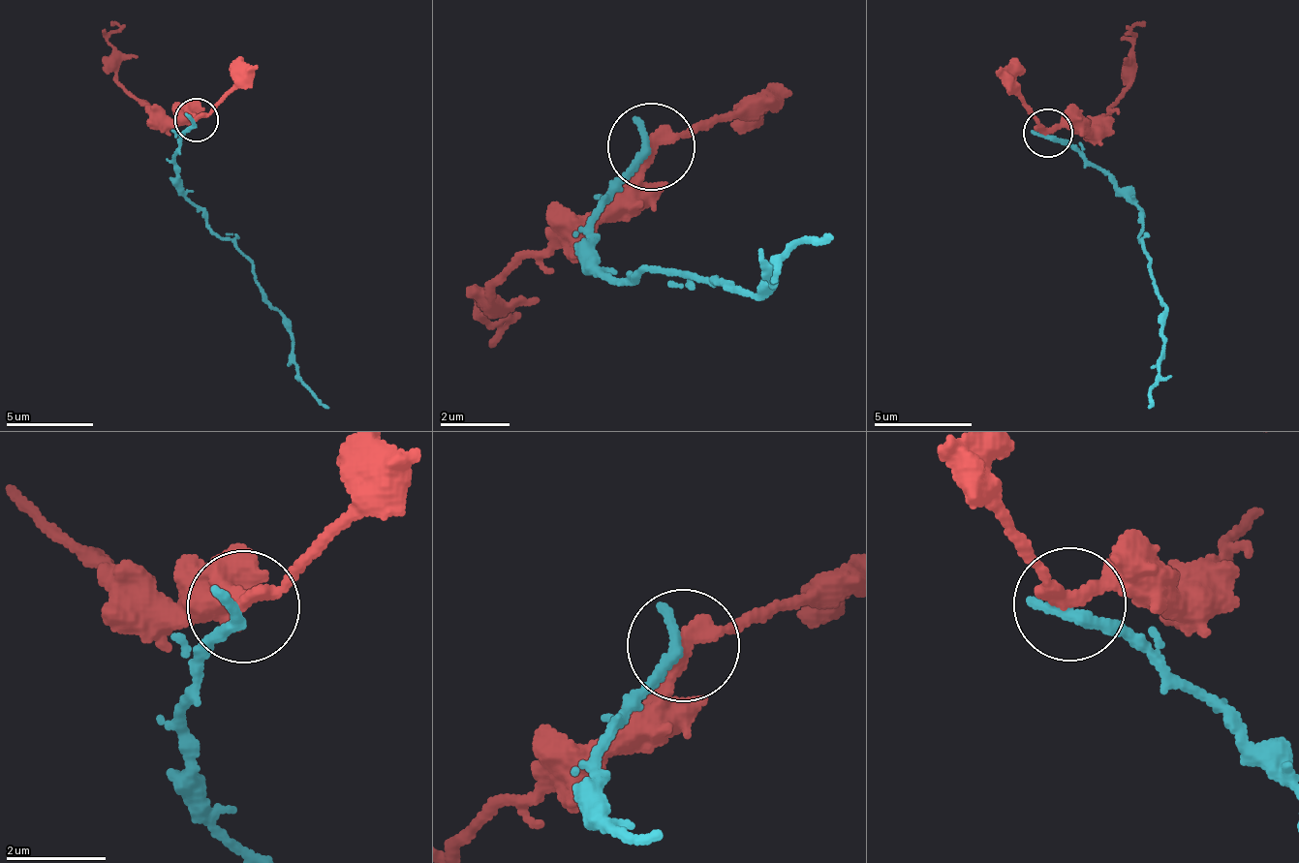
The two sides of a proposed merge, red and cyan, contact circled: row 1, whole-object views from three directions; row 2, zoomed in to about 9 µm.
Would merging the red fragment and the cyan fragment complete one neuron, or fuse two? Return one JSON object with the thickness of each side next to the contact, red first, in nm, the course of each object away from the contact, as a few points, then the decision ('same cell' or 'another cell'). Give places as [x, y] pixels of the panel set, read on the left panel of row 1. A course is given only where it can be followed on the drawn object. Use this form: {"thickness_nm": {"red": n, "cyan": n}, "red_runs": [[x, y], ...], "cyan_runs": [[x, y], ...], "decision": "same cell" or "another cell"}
{"thickness_nm": {"red": 260, "cyan": 280}, "red_runs": [[195, 119], [155, 114], [119, 81], [114, 47], [107, 40], [119, 27], [111, 20]], "cyan_runs": [[195, 119], [173, 158], [176, 189], [254, 265], [259, 292], [281, 315], [293, 375], [327, 407]], "decision": "another cell"}

